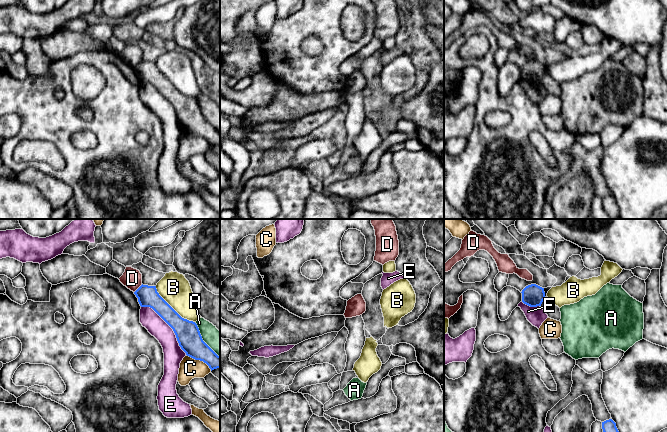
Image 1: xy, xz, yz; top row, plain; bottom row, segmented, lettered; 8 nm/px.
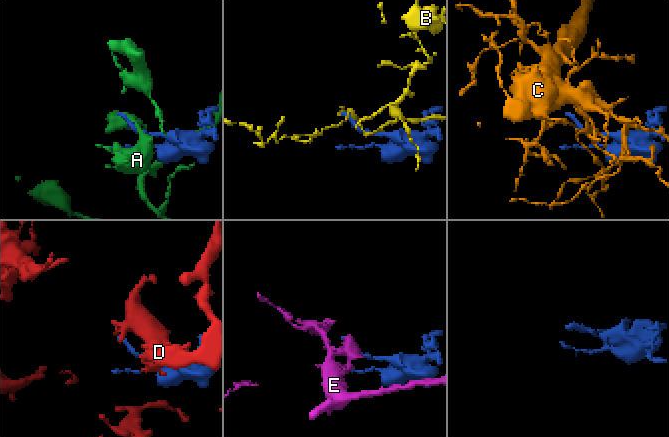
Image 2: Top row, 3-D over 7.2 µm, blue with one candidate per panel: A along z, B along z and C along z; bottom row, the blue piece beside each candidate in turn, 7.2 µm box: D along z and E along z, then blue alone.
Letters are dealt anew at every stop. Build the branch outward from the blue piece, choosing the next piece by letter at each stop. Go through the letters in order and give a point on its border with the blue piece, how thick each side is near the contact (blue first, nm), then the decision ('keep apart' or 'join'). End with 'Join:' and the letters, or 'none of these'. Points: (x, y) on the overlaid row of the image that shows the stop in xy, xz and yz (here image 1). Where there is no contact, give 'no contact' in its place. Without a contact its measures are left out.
A: meets blue in xy at (202, 339); 190 nm thick on the blue side, 180 nm on the other; keep apart
B: meets blue in xy at (172, 308); 190 nm thick on the blue side, 240 nm on the other; keep apart
C: meets blue in xy at (199, 359); 190 nm thick on the blue side, 160 nm on the other; keep apart
D: meets blue in xy at (138, 288); 160 nm thick on the blue side, 160 nm on the other; keep apart
E: meets blue in xy at (169, 325); 190 nm thick on the blue side, 160 nm on the other; keep apart
Join: none of these

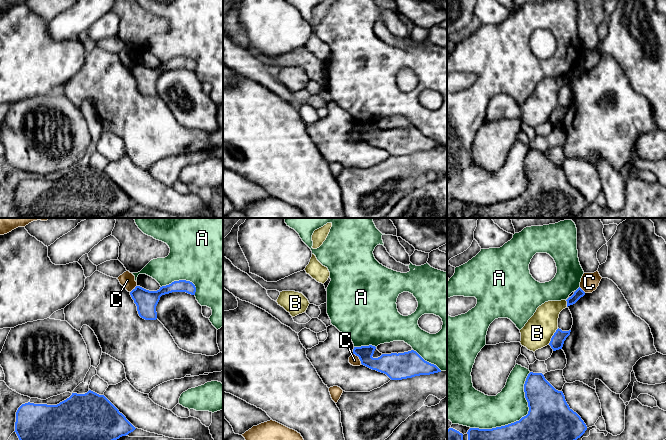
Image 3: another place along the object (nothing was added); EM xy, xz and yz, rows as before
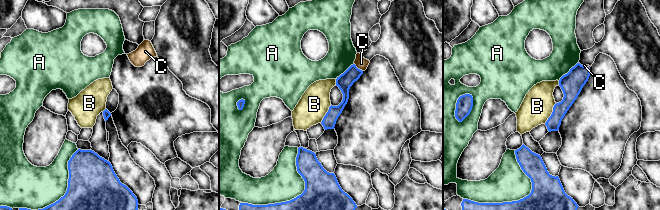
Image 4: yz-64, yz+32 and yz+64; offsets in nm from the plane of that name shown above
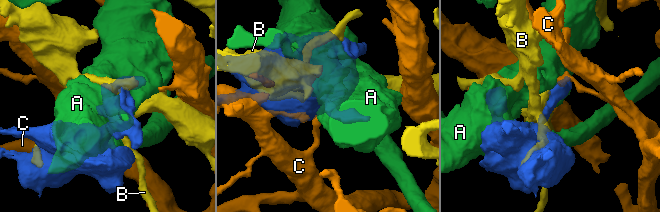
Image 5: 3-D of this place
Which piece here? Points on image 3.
A: meets blue in yz at (520, 419); 360 nm thick on the blue side, 280 nm on the other; keep apart
B: meets blue in yz at (552, 336); 110 nm thick on the blue side, 240 nm on the other; keep apart
C: meets blue in xz at (359, 358); 170 nm thick on the blue side, 90 nm on the other; keep apart
Join: none of these

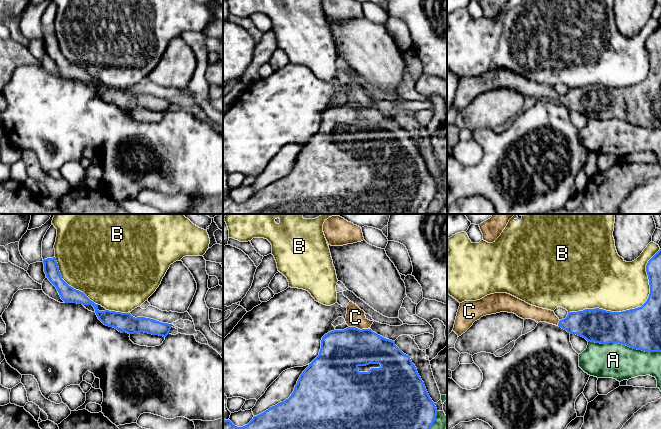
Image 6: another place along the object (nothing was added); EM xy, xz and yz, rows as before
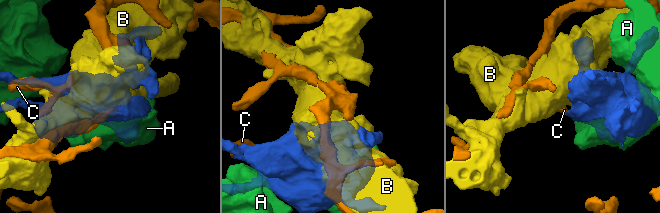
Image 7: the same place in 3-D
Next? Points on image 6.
A: meets blue in yz at (624, 344); 340 nm thick on the blue side, 280 nm on the other; keep apart
B: meets blue in yz at (632, 309); 340 nm thick on the blue side, 420 nm on the other; keep apart
C: meets blue in xz at (357, 328); 360 nm thick on the blue side, 160 nm on the other; join
Join: C

